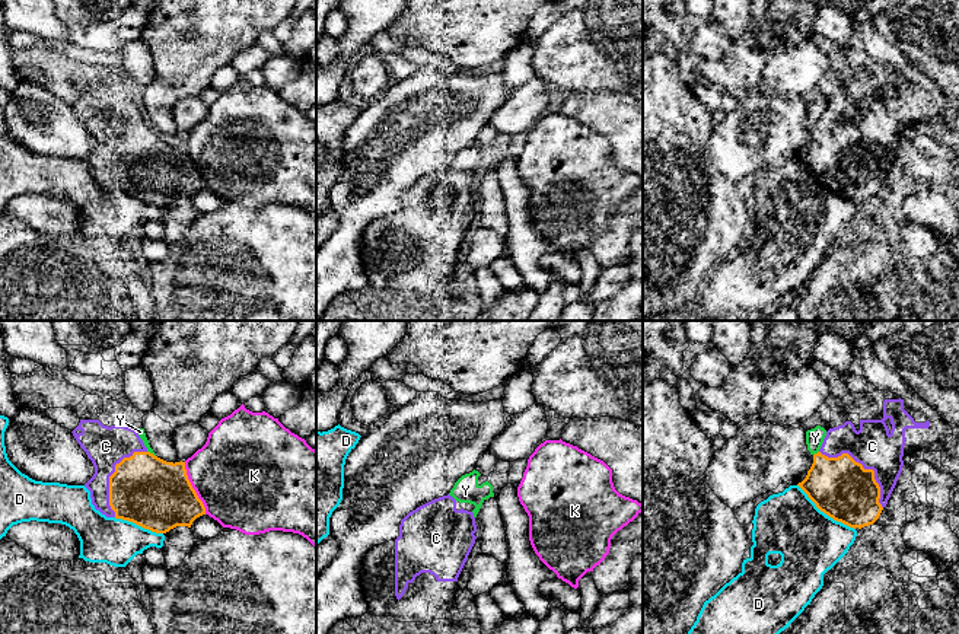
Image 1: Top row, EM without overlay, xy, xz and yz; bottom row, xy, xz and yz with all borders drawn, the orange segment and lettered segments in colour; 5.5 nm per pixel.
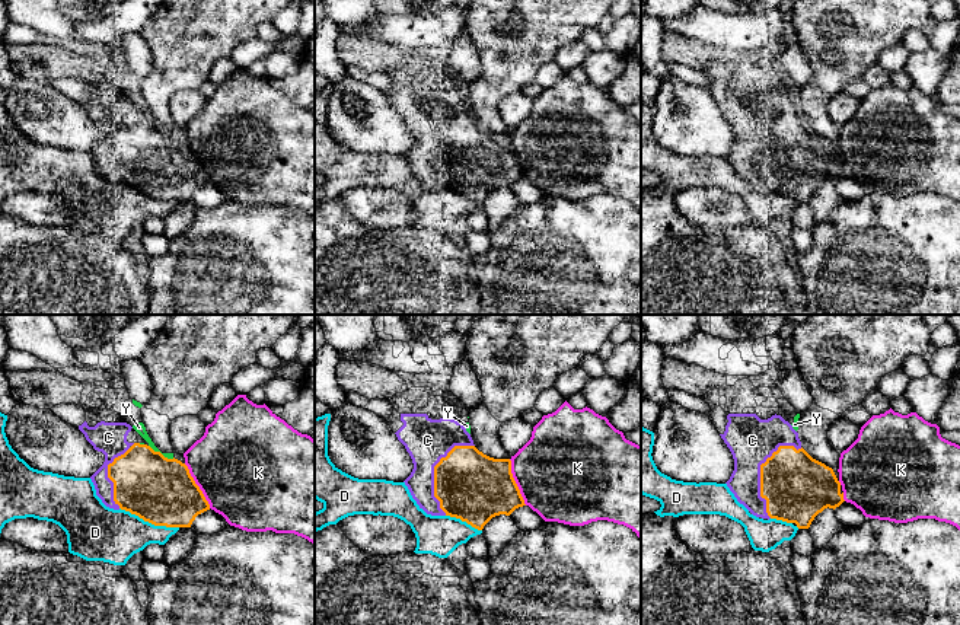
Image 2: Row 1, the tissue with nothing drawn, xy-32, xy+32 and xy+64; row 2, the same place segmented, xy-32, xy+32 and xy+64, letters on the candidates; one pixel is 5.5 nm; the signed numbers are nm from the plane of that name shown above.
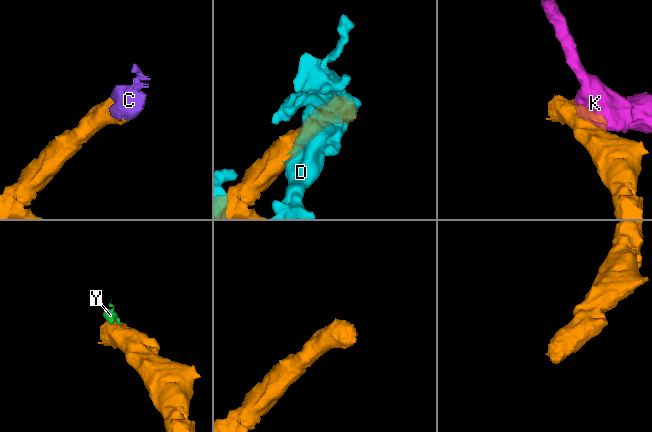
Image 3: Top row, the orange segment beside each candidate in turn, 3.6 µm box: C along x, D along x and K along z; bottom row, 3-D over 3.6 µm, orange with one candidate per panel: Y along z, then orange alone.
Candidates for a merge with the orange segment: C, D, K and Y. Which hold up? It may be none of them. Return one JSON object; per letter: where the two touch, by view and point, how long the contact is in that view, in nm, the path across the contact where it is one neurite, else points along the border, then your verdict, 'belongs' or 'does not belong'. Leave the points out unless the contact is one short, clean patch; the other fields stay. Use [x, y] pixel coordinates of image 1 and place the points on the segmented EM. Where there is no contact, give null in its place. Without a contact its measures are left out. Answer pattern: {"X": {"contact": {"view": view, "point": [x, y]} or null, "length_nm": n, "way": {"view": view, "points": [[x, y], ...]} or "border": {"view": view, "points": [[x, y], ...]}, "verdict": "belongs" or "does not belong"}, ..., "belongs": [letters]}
{"C": {"contact": {"view": "yz", "point": [863, 468]}, "length_nm": 480, "verdict": "belongs"}, "D": {"contact": {"view": "yz", "point": [825, 513]}, "length_nm": 400, "verdict": "does not belong"}, "K": {"contact": {"view": "xy", "point": [193, 488]}, "length_nm": 320, "verdict": "does not belong"}, "Y": {"contact": {"view": "xy", "point": [152, 454]}, "length_nm": 60, "border": {"view": "xy", "points": [[147, 451], [155, 456]]}, "verdict": "does not belong"}, "belongs": ["C"]}

